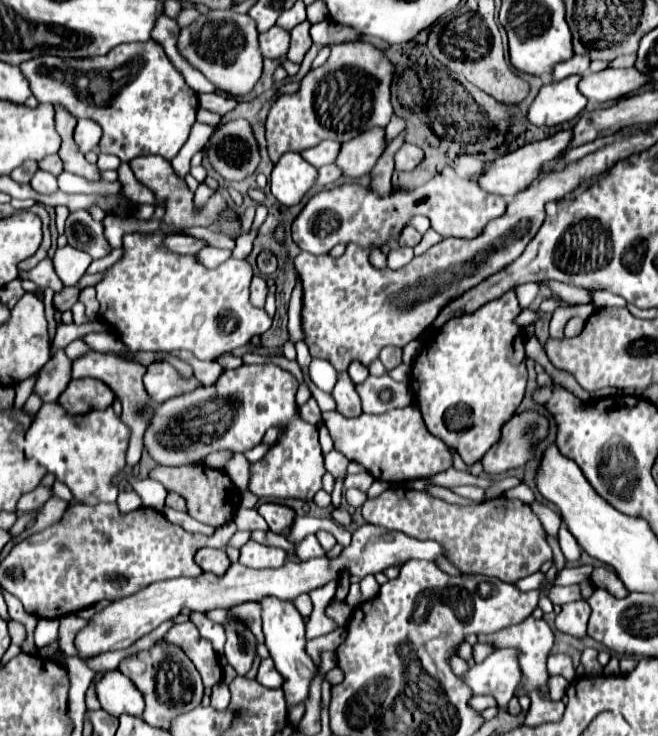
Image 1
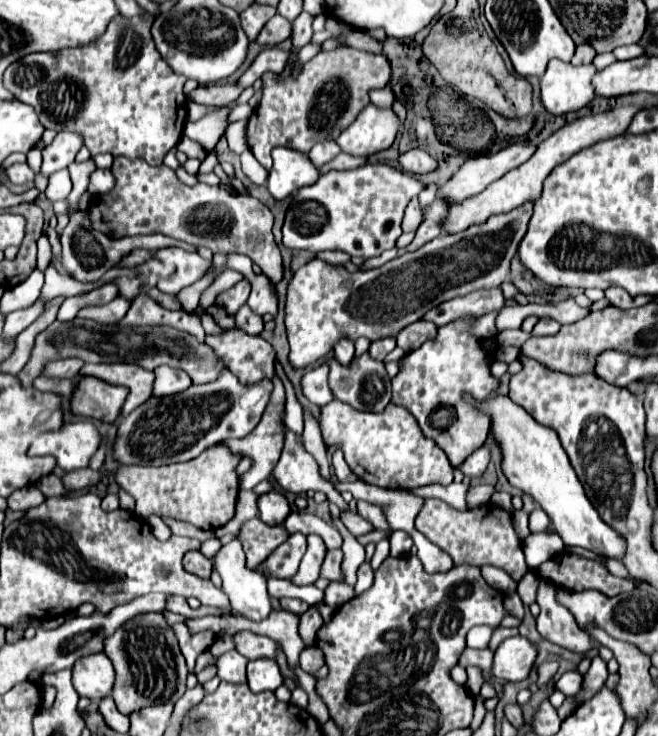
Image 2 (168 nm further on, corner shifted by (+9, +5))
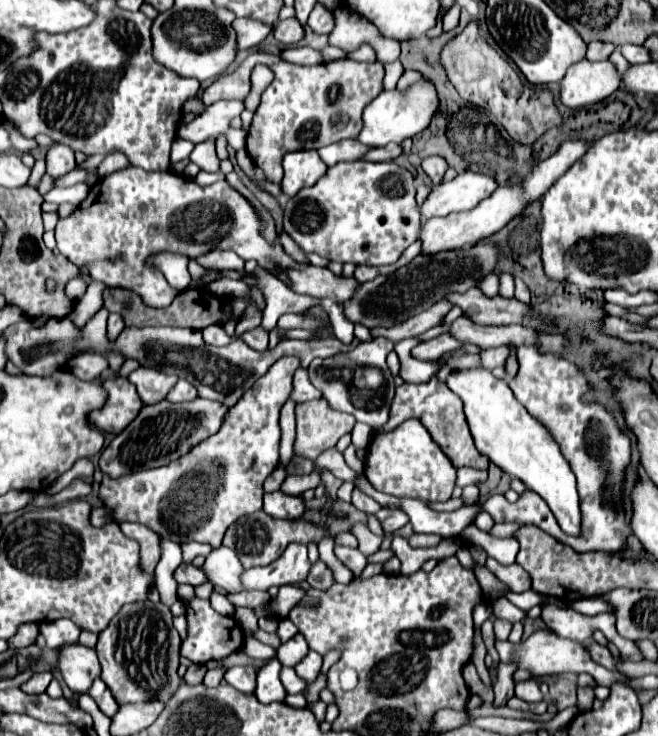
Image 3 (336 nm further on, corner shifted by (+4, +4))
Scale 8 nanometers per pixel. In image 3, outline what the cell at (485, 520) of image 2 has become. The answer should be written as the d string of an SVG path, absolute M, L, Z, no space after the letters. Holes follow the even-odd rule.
M488 558L486 568L488 568L500 582L504 582L512 592L526 592L526 590L532 588L532 578L530 578L530 574L528 574L524 568L520 568L518 564L502 566L502 564L498 564L494 558Z

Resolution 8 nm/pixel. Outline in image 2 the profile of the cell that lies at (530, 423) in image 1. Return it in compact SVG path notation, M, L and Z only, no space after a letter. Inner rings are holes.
M481 445L475 453L471 453L465 463L459 467L467 477L481 477L491 461L491 451L487 445Z

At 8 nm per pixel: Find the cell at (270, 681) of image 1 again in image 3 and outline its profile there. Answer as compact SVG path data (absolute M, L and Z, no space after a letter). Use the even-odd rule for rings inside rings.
M270 658L270 662L262 670L258 670L258 684L254 694L262 704L284 702L286 690L280 682L280 668L282 664L278 662L278 658Z

